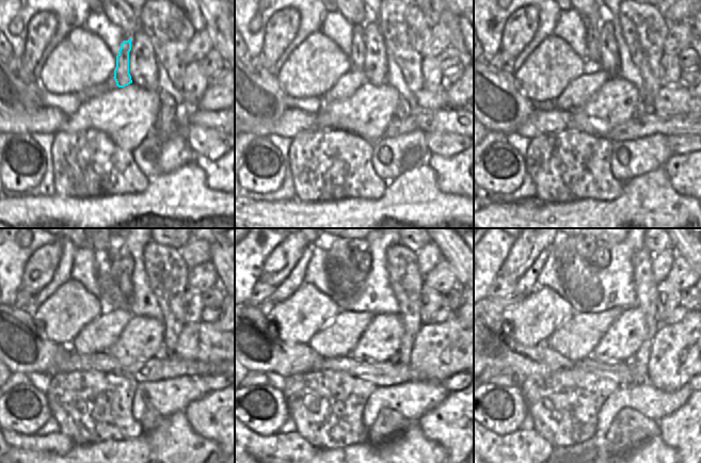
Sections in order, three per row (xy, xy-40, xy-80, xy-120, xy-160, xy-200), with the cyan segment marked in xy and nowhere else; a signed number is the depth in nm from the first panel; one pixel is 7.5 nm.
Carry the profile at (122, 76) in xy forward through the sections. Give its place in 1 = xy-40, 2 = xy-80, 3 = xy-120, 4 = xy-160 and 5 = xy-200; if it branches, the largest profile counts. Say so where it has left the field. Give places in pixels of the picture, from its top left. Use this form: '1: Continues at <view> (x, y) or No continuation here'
1: Continues at xy-40 (357, 54)
2: Continues at xy-80 (593, 21)
3: Continues at xy-120 (114, 254)
4: Continues at xy-160 (347, 251)
5: Continues at xy-200 (587, 250).

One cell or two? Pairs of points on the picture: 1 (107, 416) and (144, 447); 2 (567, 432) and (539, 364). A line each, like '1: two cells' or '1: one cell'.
1: two cells
2: two cells

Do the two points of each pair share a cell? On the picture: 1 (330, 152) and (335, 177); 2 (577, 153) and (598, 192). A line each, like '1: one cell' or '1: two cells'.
1: one cell
2: one cell

